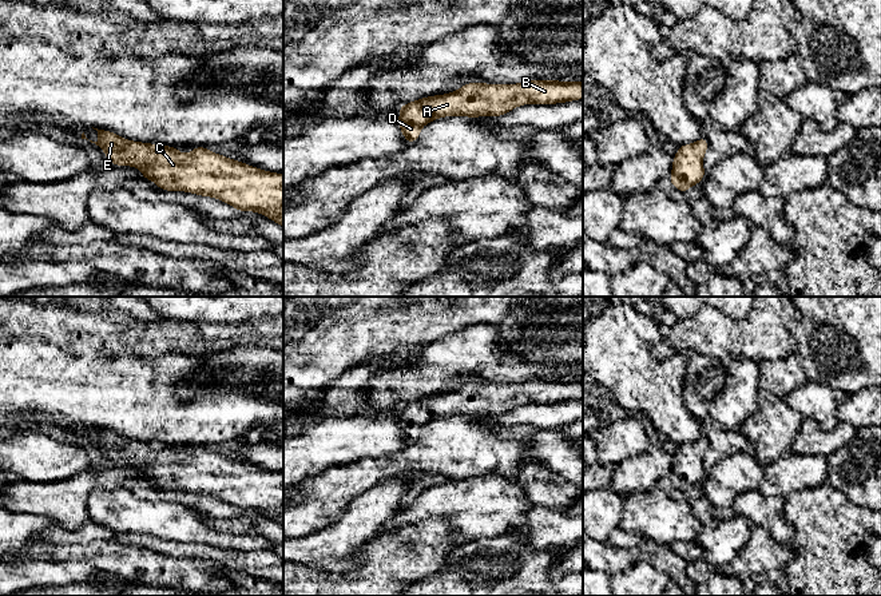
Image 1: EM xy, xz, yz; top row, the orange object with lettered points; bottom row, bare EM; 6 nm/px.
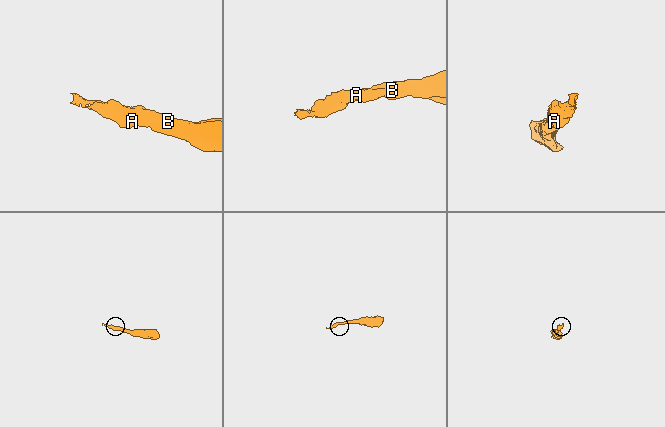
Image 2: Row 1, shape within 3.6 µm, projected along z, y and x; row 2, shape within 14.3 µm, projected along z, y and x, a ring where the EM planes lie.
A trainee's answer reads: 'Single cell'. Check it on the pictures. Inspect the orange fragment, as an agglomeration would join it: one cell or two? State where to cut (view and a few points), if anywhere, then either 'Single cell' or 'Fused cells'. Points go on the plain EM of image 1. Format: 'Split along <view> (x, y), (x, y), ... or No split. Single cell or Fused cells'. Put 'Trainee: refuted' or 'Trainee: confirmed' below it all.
No split. Single cell
Trainee: confirmed

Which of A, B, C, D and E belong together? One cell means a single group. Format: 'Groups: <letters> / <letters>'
Groups: A B C D E

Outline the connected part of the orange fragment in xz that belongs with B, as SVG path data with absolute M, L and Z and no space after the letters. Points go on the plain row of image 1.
M531 380L517 384L467 382L459 390L400 405L398 425L412 444L422 425L443 416L501 416L521 404L555 404L583 398L583 381Z

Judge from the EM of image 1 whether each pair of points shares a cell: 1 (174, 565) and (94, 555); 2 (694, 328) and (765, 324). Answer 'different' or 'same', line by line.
1: same
2: same

